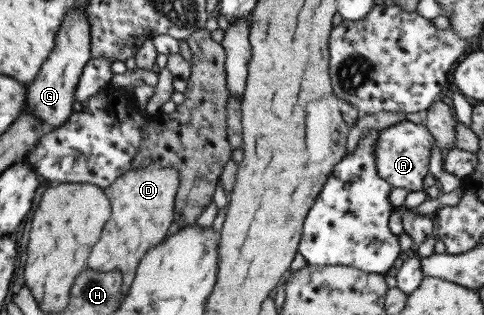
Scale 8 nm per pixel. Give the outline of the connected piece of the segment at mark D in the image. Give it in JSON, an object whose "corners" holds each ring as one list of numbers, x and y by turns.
{"corners":[[147,165,145,169,127,171,104,188,111,202,112,214,104,225,99,243,91,251,88,267,97,271,118,269,122,273,121,291,126,294,145,252,161,243,174,229,174,205,179,186,177,169]]}

